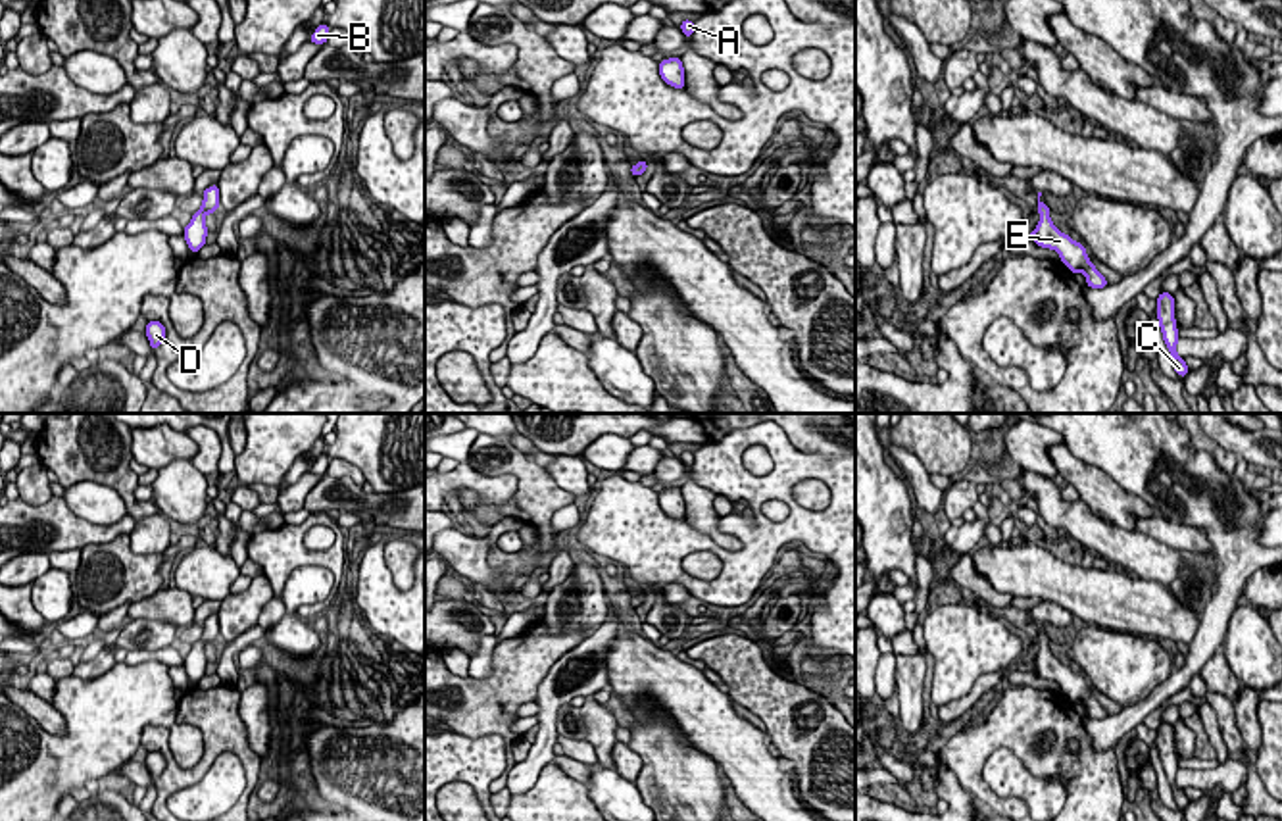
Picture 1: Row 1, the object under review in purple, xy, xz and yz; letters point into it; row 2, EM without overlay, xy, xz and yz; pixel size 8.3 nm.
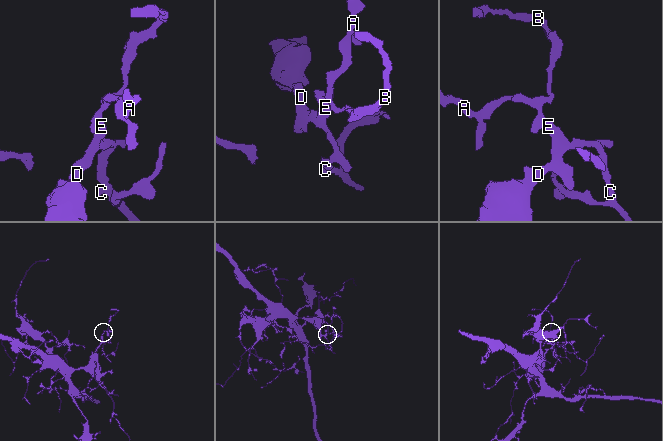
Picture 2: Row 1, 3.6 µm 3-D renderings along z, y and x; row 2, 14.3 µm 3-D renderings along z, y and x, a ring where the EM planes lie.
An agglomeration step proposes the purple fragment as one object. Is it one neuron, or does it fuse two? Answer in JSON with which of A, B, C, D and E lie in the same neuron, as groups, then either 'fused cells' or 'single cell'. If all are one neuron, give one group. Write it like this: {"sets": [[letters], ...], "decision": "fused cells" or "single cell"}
{"sets": [["A", "B", "C", "D", "E"]], "decision": "single cell"}

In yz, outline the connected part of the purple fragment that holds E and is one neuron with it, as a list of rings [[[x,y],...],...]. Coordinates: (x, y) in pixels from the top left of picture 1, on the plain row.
[[[1038,623],[1038,644],[1040,654],[1028,665],[1042,679],[1051,679],[1059,684],[1061,692],[1072,704],[1084,704],[1090,719],[1105,719],[1105,708],[1096,700],[1090,692],[1084,675],[1074,673],[1069,665],[1061,663],[1049,650],[1049,638],[1040,631],[1042,623]]]

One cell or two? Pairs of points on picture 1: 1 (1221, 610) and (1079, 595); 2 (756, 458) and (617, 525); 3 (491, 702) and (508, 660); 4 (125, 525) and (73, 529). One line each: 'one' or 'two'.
1: two
2: two
3: one
4: one

